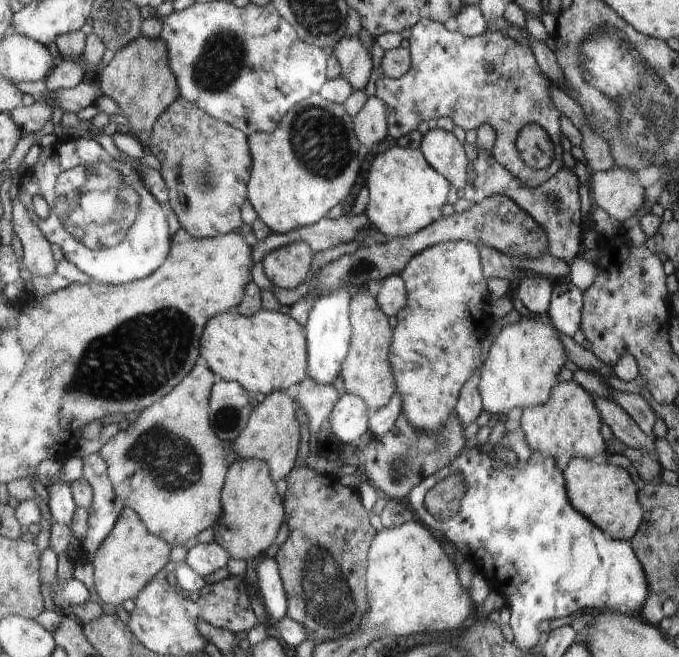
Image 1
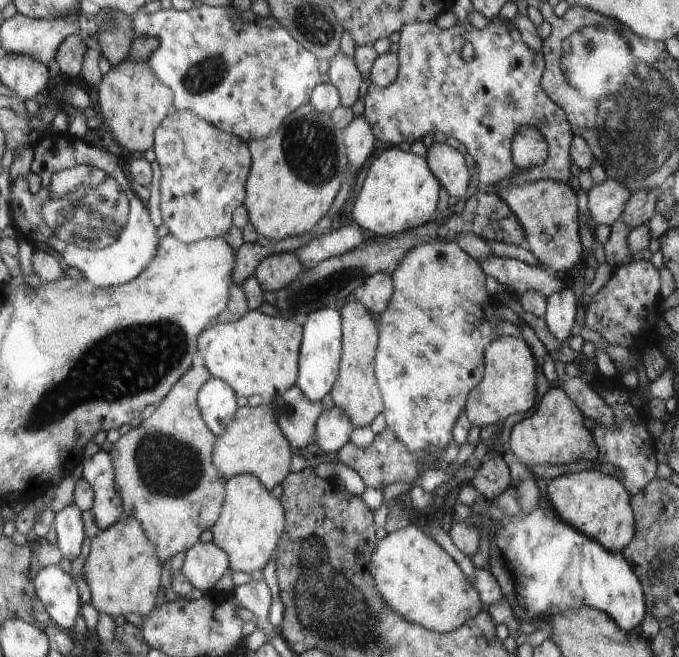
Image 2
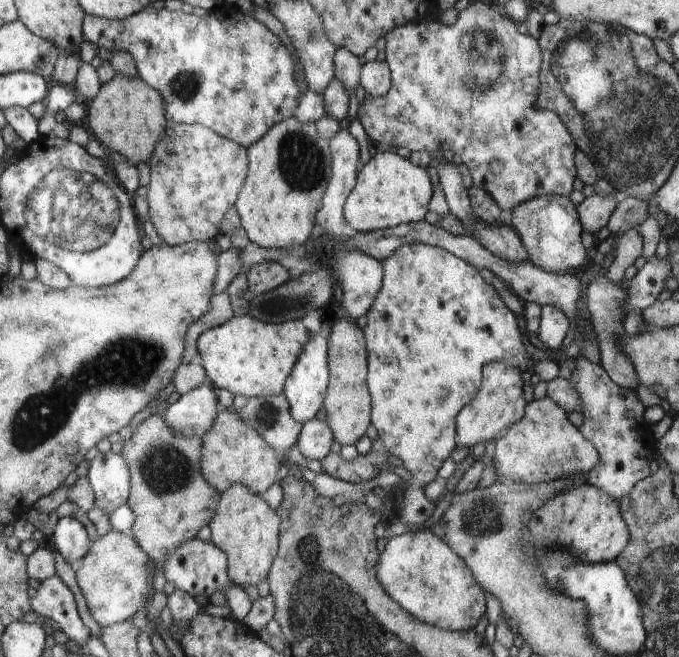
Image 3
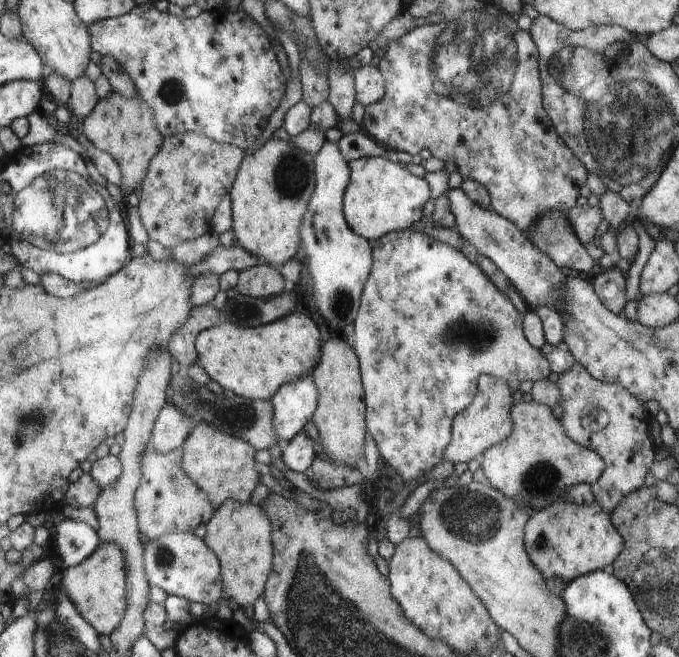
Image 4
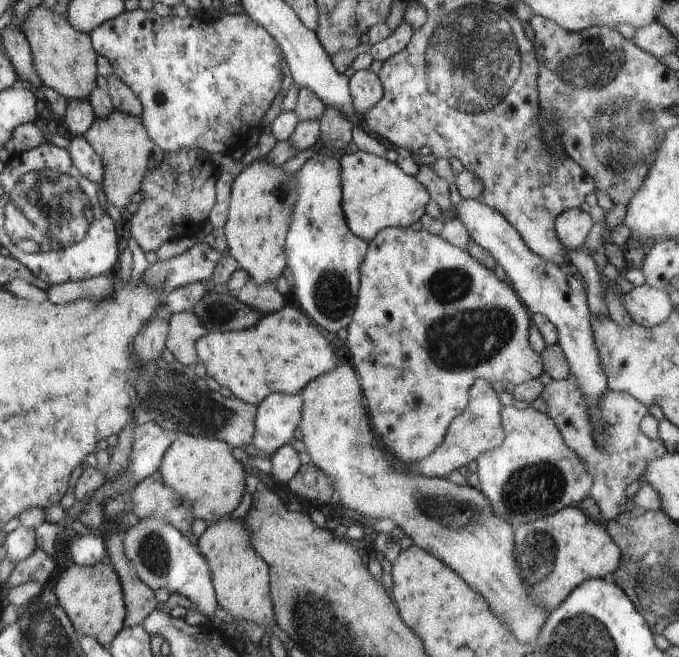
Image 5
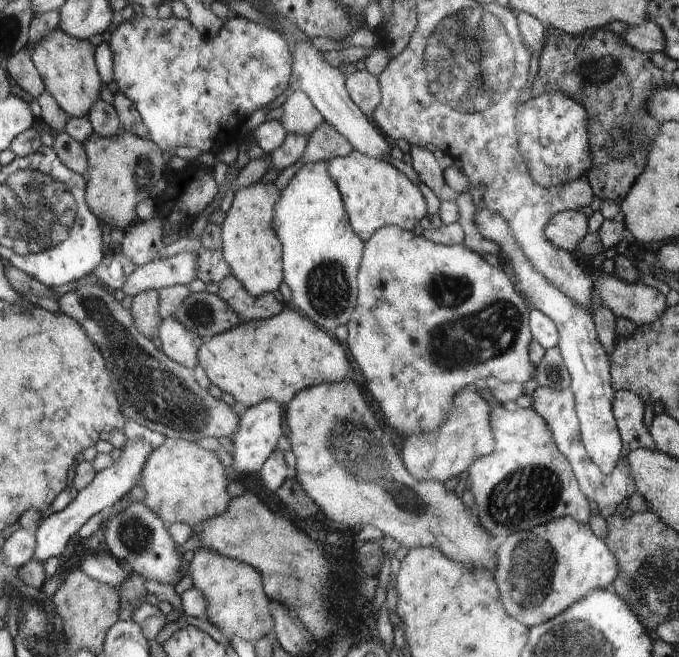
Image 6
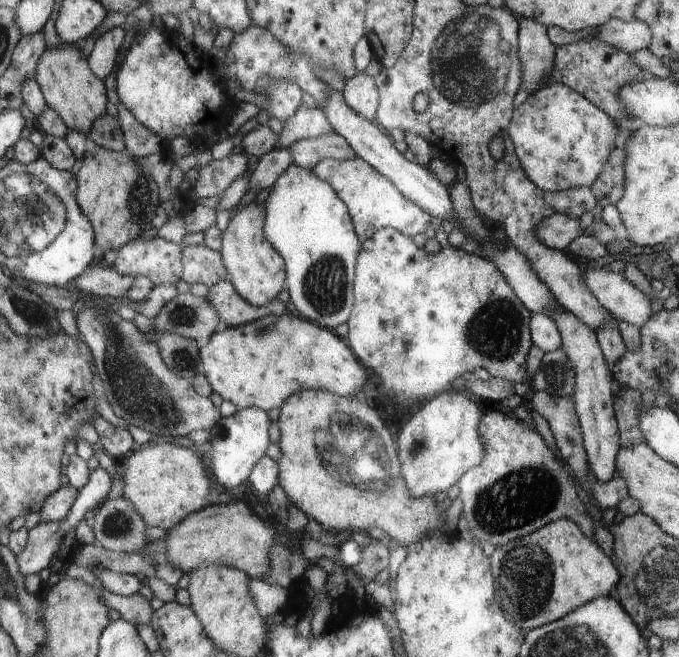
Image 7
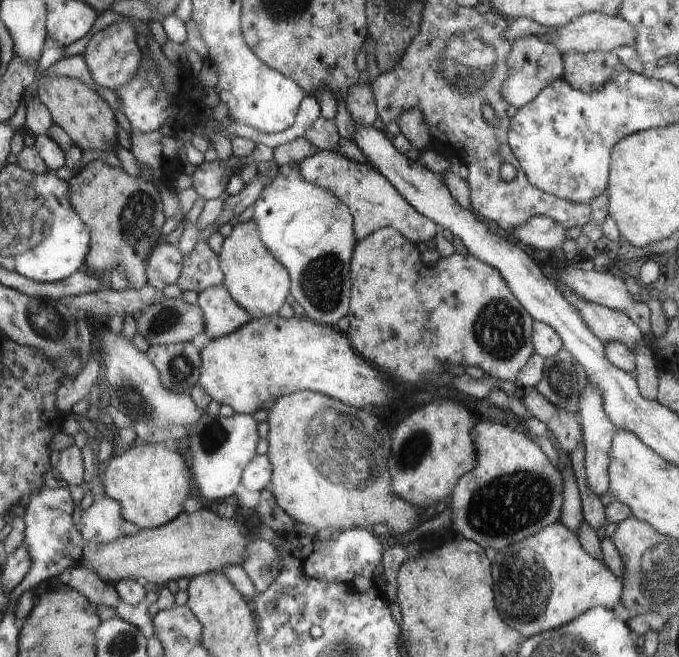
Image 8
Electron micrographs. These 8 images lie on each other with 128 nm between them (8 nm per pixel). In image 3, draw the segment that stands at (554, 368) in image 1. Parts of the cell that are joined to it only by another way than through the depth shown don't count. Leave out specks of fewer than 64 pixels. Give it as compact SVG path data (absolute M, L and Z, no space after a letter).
M490 362L490 365L485 366L480 392L457 416L458 448L472 449L480 442L494 440L501 434L501 430L512 426L525 416L520 374L522 370L512 368L508 362Z

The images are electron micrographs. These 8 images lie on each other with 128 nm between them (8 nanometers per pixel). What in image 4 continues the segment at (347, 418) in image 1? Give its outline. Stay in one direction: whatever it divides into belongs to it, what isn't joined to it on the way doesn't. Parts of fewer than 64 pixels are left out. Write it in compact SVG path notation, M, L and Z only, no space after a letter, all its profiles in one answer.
M302 430L297 437L281 445L282 460L294 472L306 472L317 457L314 444L317 438L311 430Z

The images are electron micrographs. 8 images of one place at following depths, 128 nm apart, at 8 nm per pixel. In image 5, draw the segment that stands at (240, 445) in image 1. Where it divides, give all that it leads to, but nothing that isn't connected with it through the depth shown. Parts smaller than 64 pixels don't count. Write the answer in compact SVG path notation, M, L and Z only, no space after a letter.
M178 434L173 436L172 444L168 446L160 474L164 486L170 486L182 500L192 506L194 520L220 521L224 516L238 508L238 502L244 492L244 468L240 460L234 460L230 454L232 446L222 440L192 436L192 434Z

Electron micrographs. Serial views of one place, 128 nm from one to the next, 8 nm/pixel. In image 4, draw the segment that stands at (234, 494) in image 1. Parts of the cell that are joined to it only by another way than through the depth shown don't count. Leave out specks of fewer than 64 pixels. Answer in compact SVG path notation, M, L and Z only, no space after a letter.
M230 498L215 509L205 526L207 532L203 541L220 560L224 594L242 609L254 605L260 596L264 596L272 566L273 523L266 516L266 510L252 502L244 504Z

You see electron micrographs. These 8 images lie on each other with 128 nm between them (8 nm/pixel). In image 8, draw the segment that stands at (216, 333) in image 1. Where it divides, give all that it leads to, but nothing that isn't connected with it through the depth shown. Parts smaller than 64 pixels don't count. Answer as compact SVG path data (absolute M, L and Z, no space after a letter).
M276 314L274 318L266 316L252 319L234 333L210 339L201 350L201 368L197 384L208 392L214 402L220 405L228 404L235 413L252 414L260 408L268 411L280 397L301 390L329 395L340 402L346 402L346 406L378 406L390 400L386 392L386 377L378 368L368 364L360 353L354 354L346 340L334 334L330 328L324 328L306 318L286 320Z

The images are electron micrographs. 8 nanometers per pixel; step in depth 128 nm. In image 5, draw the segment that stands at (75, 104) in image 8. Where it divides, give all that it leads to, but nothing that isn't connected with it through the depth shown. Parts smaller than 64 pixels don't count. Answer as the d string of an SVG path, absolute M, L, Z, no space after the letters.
M46 4L36 6L26 24L24 30L30 40L34 64L38 68L38 74L44 82L44 87L58 90L69 101L88 100L98 88L99 54L94 46L92 35L74 28L69 16L52 12L46 8Z

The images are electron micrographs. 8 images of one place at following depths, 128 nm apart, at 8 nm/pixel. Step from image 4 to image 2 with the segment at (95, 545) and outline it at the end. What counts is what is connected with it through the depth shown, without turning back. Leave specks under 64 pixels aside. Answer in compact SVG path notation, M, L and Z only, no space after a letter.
M70 504L64 510L56 513L54 521L58 544L62 548L65 558L71 562L82 554L84 540L87 536L83 513L78 505Z

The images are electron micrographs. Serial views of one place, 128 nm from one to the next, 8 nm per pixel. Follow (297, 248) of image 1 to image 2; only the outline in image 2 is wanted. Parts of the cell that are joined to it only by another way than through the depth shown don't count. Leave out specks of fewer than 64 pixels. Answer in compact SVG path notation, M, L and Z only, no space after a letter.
M295 253L274 254L258 264L255 277L264 292L282 290L297 280L300 264Z

